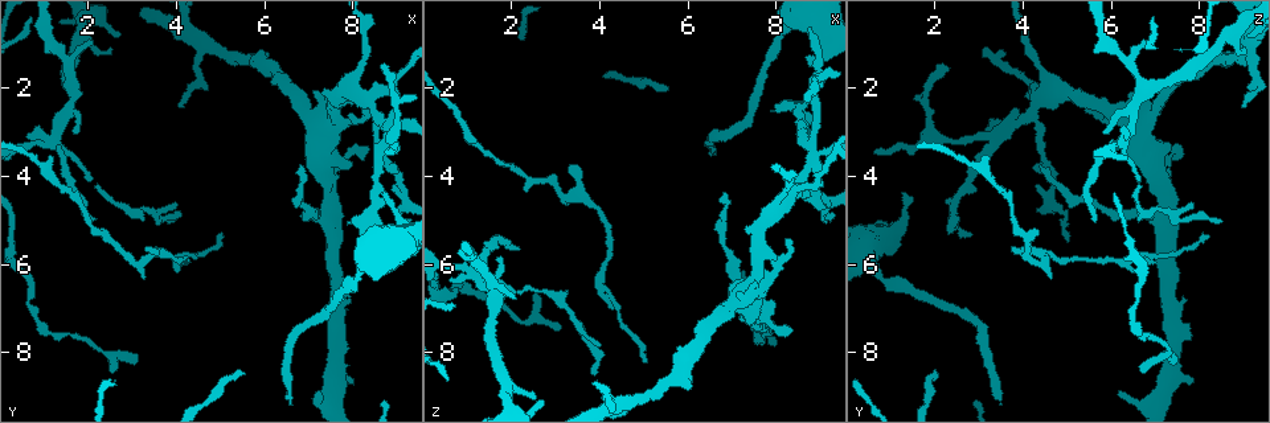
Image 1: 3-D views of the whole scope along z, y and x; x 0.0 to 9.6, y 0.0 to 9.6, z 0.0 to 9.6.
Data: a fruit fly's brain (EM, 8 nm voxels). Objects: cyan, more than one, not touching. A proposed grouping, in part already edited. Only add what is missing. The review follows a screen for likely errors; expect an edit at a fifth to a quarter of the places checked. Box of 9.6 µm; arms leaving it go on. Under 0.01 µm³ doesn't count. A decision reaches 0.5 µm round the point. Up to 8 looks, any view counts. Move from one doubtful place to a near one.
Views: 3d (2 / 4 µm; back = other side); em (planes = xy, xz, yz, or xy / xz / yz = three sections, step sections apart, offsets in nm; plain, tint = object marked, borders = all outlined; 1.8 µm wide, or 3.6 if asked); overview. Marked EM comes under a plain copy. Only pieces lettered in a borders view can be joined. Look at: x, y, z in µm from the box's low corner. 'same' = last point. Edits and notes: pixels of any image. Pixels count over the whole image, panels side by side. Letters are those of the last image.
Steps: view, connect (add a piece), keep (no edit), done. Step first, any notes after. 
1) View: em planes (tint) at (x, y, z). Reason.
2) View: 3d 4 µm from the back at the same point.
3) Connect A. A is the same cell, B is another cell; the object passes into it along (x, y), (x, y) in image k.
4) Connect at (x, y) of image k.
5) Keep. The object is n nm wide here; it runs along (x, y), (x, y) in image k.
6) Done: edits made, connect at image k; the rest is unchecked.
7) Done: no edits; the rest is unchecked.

View: em xy step 8 (borders) at (2.20, 4.95, 5.60). Tapers out.

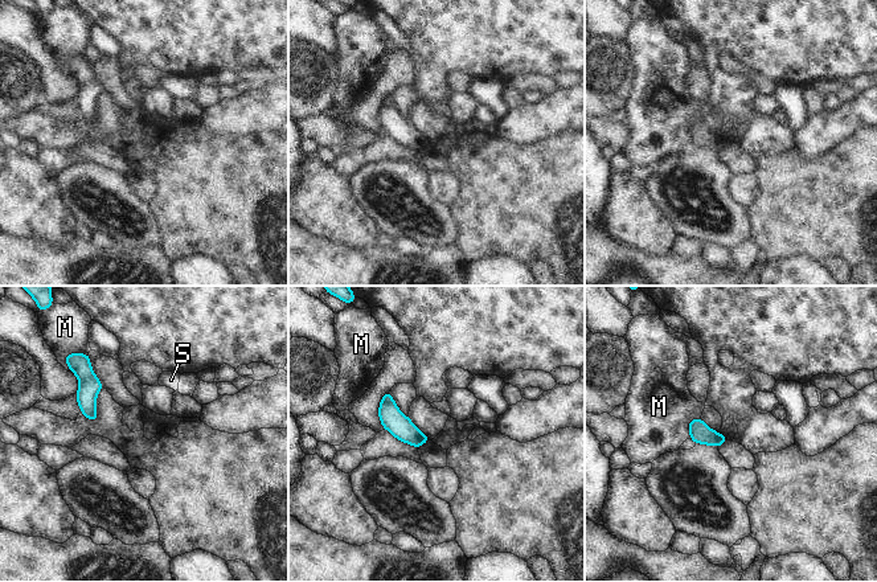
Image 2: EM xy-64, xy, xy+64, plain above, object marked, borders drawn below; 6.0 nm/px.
View: em planes (borders) at the same point.

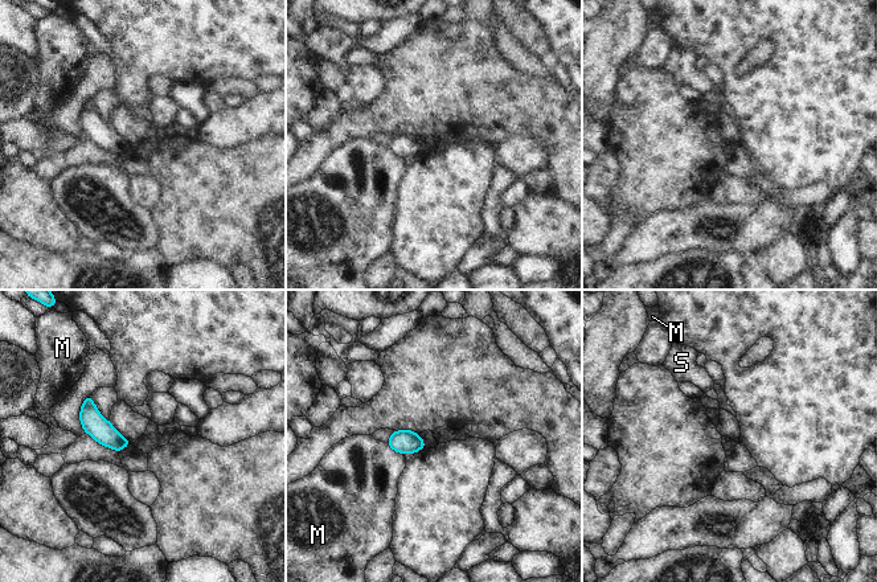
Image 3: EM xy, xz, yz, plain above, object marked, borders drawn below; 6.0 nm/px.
Keep. M and S are other cells; none of them fits.

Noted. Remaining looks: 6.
View: 3d 4 µm at (3.30, 5.65, 3.80). Tapers out.

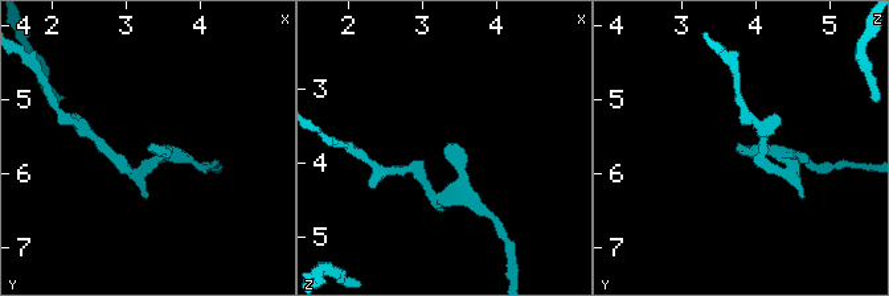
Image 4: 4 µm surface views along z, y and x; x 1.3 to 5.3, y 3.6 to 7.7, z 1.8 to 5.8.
View: em planes (borders) at (3.25, 5.60, 3.85). Now the EM.

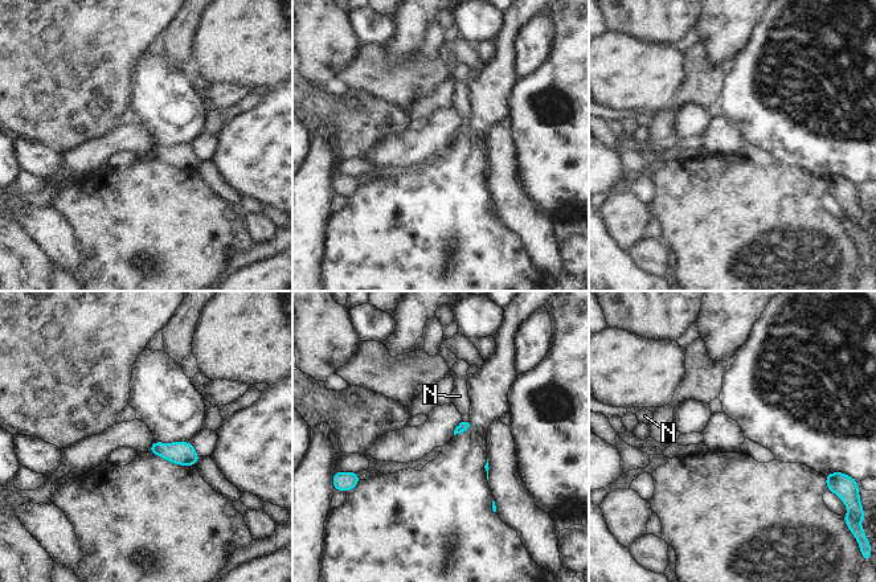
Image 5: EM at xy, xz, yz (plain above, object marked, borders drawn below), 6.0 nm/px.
Connect N. N is the same cell; it goes on there.

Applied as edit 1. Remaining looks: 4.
View: overview.

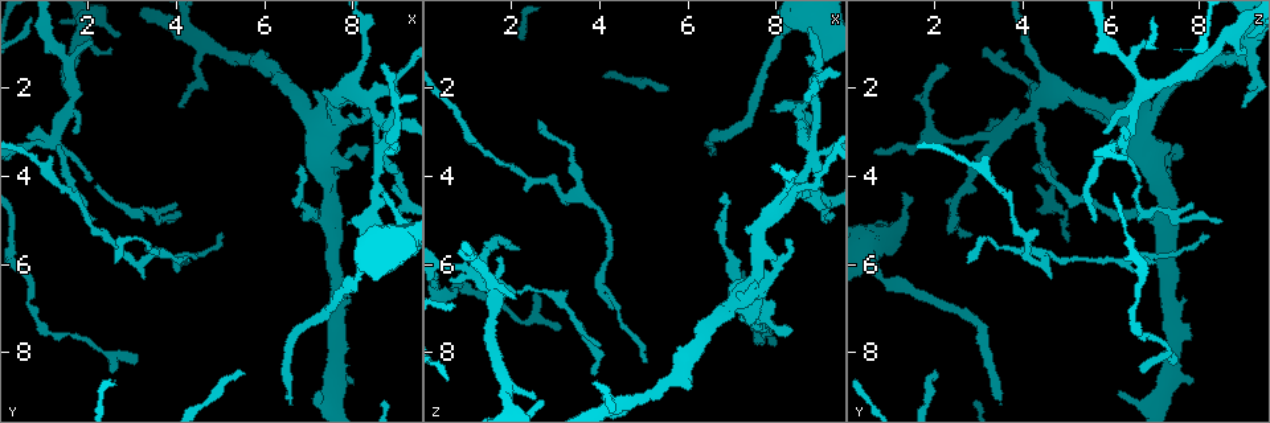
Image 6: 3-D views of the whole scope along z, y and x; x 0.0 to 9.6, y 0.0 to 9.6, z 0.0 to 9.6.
View: em yz step 8 (tint) at (3.10, 8.15, 7.35). Tapers out.

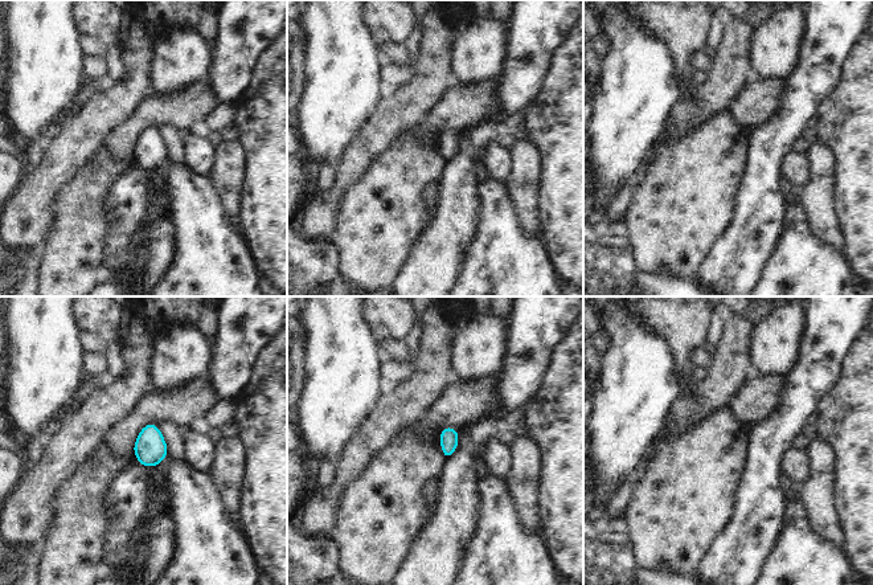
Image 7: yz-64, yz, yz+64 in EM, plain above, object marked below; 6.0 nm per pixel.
View: em planes (borders) at the same point. Cut it another way.

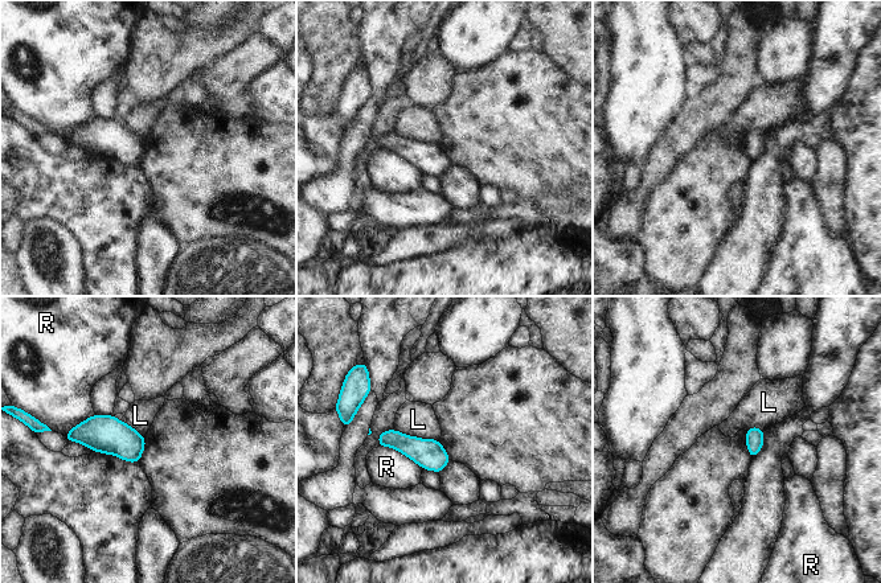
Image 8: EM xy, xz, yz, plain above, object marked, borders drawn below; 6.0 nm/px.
Keep. The object is 110 nm wide here; L and R are other cells; a border runs along (394, 428), (409, 435), (438, 440) in image 8; no lettered piece goes on from it.

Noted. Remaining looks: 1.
Done: edits made, connect at image 5; the rest is unchecked.

